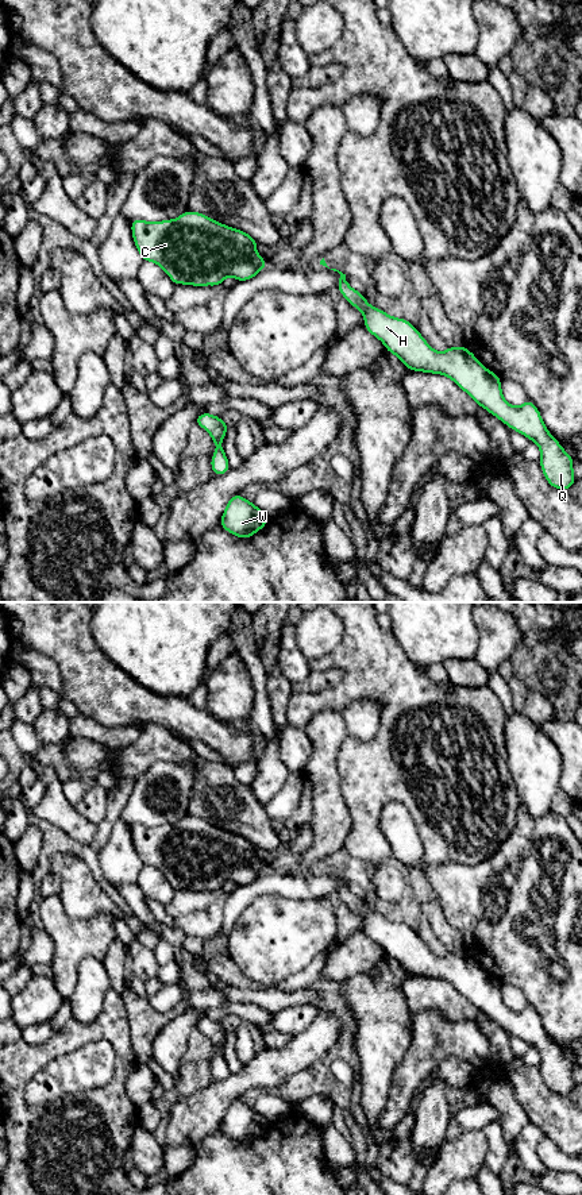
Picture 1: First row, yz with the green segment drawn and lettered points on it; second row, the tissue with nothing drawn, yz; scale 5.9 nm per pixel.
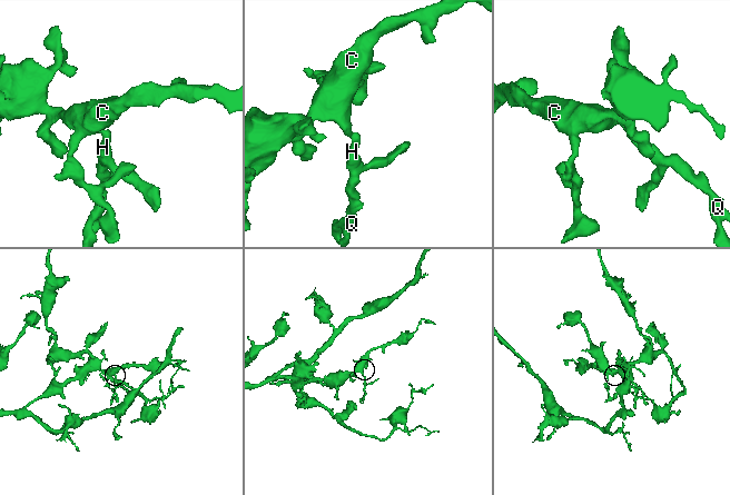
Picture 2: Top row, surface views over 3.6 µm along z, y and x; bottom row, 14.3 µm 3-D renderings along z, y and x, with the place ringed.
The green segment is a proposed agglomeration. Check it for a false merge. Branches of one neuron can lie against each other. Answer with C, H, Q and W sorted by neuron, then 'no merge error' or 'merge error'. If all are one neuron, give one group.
C H Q W | no merge error

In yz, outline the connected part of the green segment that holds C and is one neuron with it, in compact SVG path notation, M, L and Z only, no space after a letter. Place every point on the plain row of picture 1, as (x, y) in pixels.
M194 816L157 828L134 824L131 836L142 866L159 870L174 890L220 891L228 880L247 886L267 871L247 837Z

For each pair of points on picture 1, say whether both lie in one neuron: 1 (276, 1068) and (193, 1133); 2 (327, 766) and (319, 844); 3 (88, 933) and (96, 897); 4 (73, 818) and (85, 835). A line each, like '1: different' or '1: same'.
1: same
2: same
3: different
4: same

